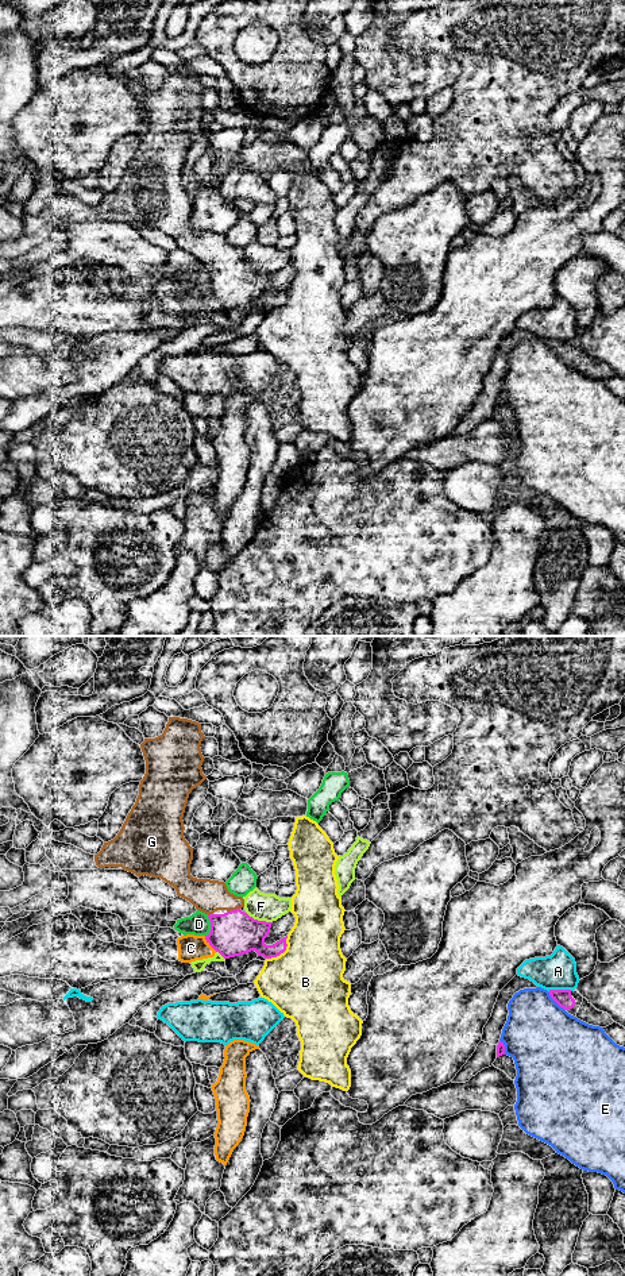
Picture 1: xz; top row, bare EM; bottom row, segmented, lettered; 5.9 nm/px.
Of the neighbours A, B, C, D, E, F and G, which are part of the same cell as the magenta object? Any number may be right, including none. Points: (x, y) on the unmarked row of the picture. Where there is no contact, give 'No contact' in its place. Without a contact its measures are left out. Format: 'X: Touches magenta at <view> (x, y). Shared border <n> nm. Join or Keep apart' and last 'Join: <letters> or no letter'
A: Touches magenta at xz (559, 342). Shared border 140 nm. Keep apart
B: Touches magenta at xz (282, 304). Shared border 190 nm. Keep apart
C: Touches magenta at xz (209, 296). Shared border 120 nm. Keep apart
D: Touches magenta at xz (211, 278). Shared border 130 nm. Keep apart
E: Touches magenta at xz (555, 353). Shared border 160 nm. Keep apart
F: Touches magenta at xz (259, 273). Shared border 170 nm. Keep apart
G: Touches magenta at xz (232, 262). Shared border 80 nm. Join
Join: G

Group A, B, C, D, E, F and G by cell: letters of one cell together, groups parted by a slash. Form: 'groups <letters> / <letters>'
groups A / B / C / D / E / F / G

